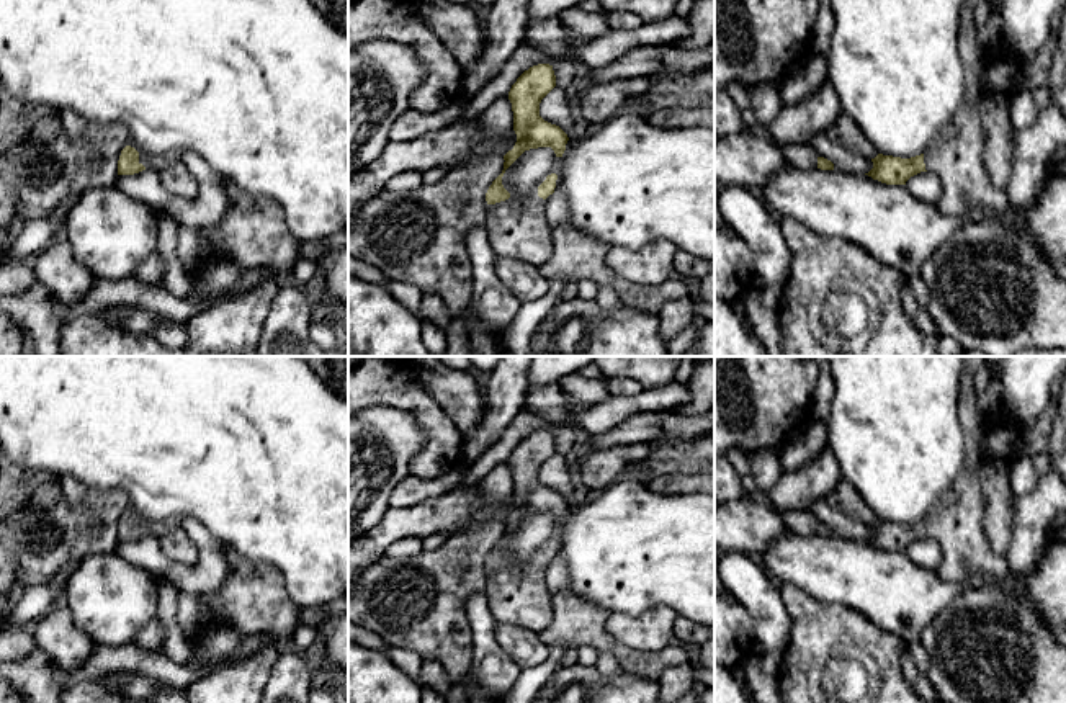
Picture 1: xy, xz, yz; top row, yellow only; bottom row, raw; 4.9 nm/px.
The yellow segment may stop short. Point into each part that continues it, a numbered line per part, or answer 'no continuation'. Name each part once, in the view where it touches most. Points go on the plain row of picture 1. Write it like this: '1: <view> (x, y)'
1: xy (154, 528)

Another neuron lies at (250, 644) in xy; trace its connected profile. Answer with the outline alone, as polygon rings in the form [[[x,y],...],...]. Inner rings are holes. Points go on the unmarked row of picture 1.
[[[270,633],[263,634],[252,634],[245,638],[240,644],[240,647],[232,654],[232,660],[240,660],[253,656],[265,643],[281,644],[281,643],[291,643],[291,634],[288,636],[275,636]]]

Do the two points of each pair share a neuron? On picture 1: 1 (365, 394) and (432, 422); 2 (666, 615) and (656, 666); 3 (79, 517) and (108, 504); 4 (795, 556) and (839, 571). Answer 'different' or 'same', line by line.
1: same
2: different
3: same
4: same

